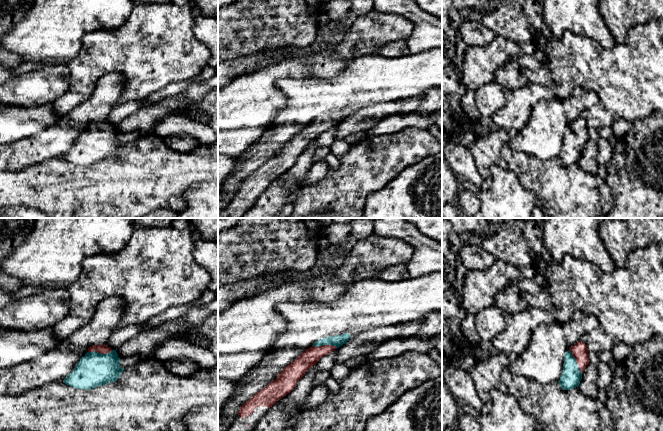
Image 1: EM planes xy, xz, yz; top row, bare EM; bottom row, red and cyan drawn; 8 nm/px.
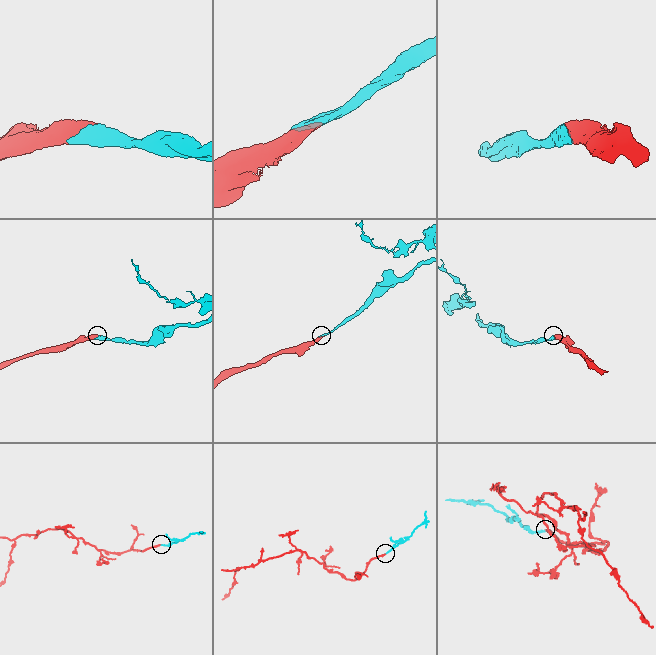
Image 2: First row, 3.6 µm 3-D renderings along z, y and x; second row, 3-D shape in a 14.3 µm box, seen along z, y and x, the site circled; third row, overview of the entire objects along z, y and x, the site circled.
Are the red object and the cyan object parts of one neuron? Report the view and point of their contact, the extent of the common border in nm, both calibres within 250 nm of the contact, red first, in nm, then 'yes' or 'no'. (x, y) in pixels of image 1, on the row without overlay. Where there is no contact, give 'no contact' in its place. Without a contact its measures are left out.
meets red in xz at (324, 121); contact 200 nm long; 140 nm thick on the red side, 100 nm on the other; yes

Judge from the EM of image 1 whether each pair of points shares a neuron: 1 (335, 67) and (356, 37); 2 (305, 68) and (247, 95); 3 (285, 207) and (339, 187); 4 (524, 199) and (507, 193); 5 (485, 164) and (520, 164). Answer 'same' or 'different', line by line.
1: different
2: same
3: different
4: same
5: different

